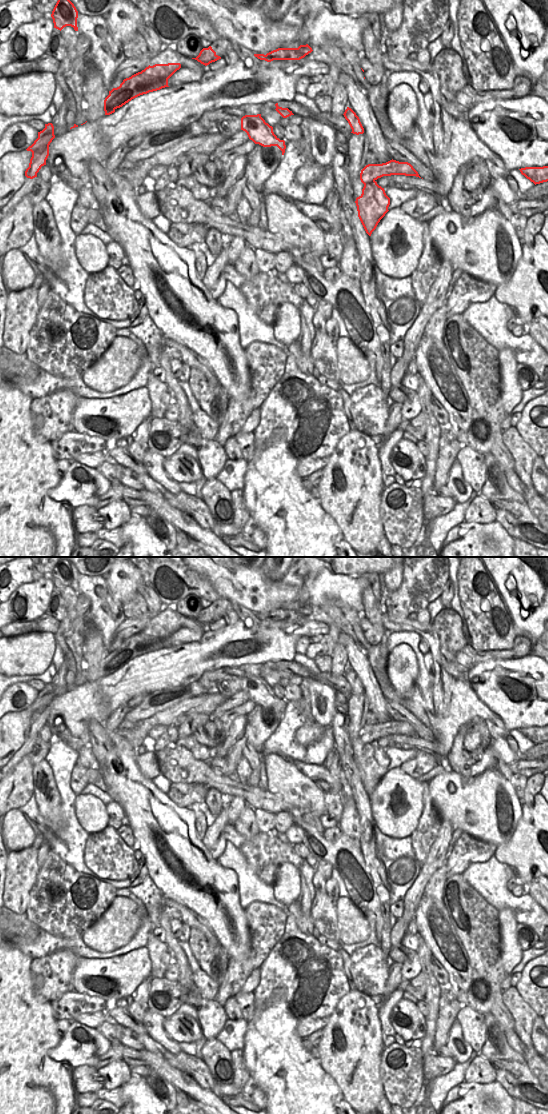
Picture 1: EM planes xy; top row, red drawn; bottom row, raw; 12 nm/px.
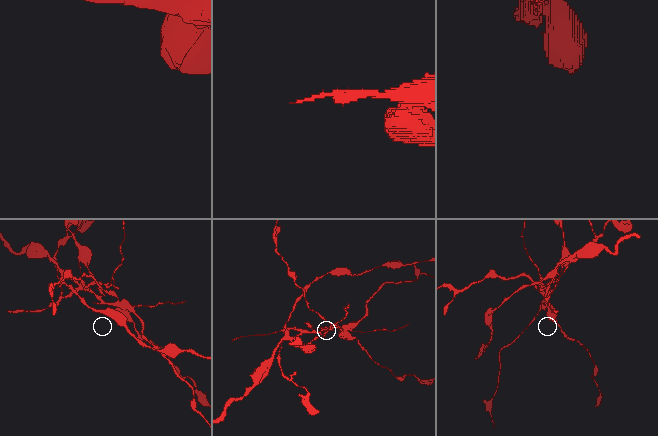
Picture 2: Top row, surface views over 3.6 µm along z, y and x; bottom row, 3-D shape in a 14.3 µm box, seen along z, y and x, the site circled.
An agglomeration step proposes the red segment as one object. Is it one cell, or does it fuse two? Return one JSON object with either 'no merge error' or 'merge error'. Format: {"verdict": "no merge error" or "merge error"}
{"verdict": "merge error"}

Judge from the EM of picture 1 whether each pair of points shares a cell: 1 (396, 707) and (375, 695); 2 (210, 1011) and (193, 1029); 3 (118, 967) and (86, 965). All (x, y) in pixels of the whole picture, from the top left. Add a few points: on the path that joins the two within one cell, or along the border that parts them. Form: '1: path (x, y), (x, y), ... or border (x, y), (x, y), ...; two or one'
1: border (384, 698), (386, 710), (392, 718); two
2: border (200, 1028), (203, 1035); two
3: path (110, 967), (94, 965); one

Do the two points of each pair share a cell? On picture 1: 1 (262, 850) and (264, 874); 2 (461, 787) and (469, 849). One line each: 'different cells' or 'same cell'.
1: same cell
2: different cells

